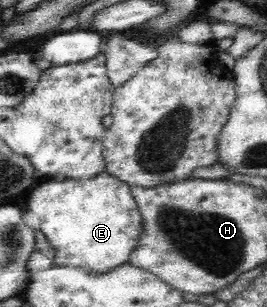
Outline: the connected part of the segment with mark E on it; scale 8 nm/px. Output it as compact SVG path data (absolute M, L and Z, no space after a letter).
M108 172L99 173L90 180L38 182L27 193L27 210L40 218L39 229L48 237L56 249L56 261L60 267L86 268L94 273L110 273L120 264L129 262L132 251L137 247L143 233L143 218L129 185Z

